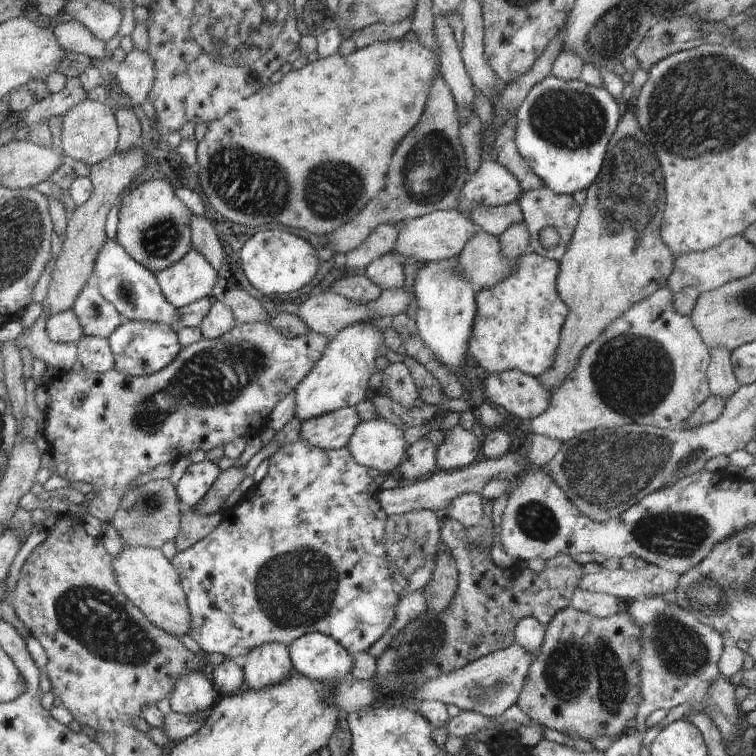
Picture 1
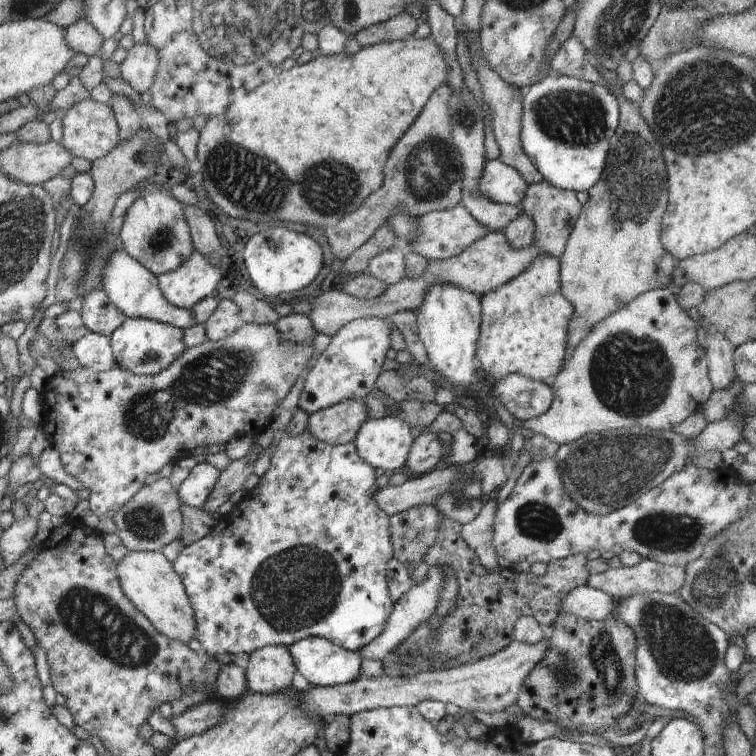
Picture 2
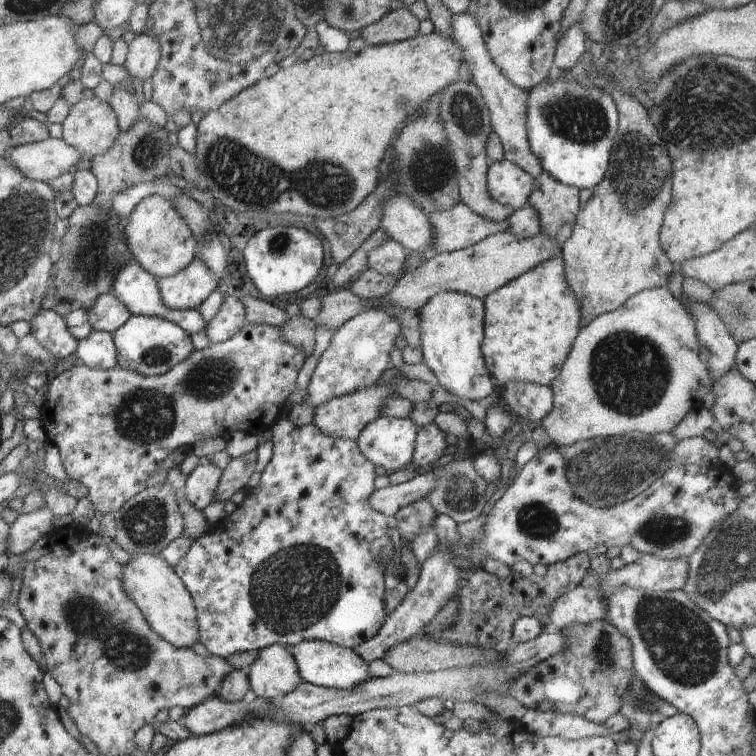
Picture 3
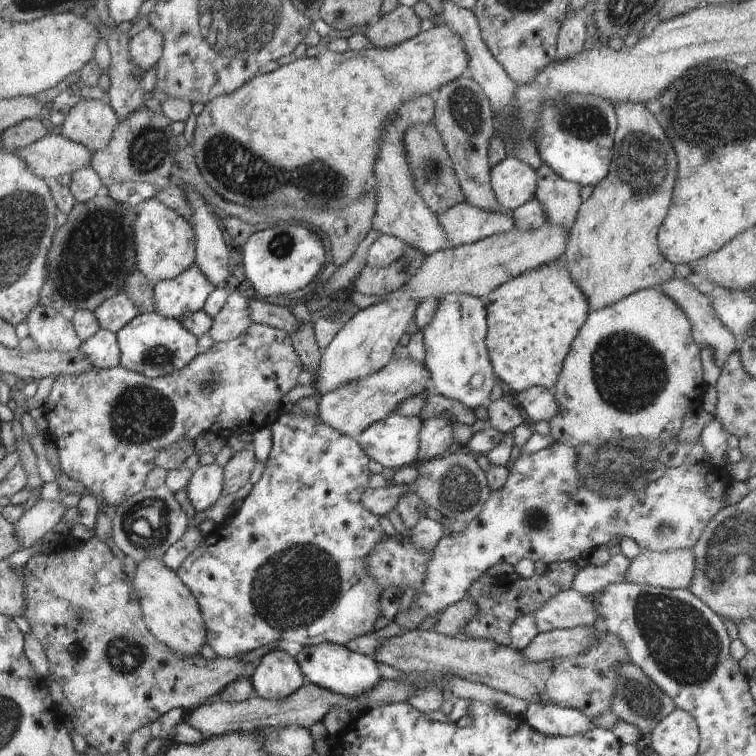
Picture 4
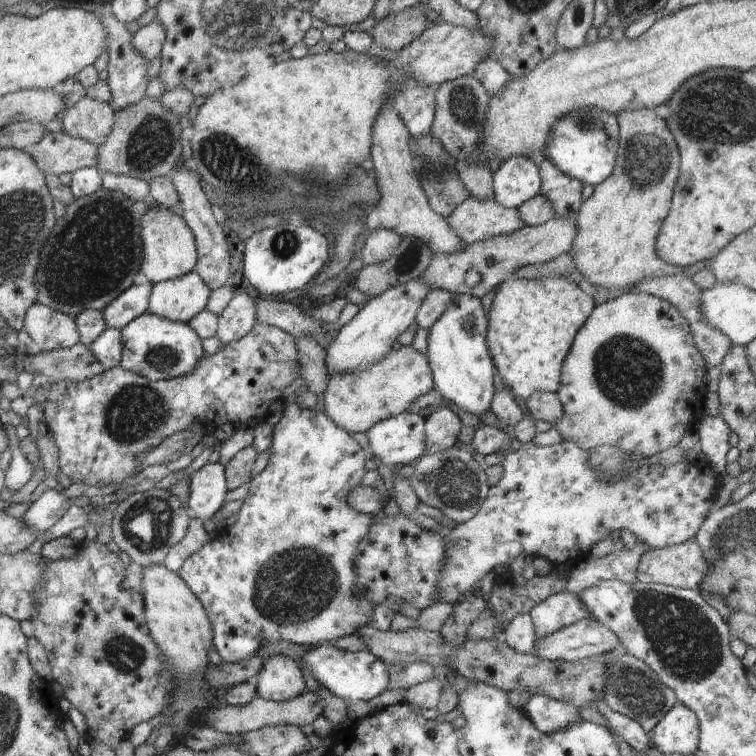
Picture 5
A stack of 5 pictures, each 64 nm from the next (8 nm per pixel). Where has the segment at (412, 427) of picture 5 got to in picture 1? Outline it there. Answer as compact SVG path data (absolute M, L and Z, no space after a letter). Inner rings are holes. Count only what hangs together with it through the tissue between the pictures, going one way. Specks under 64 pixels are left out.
M381 418L359 422L347 442L351 458L359 466L379 470L379 474L395 474L405 452L403 446L405 438L401 428Z

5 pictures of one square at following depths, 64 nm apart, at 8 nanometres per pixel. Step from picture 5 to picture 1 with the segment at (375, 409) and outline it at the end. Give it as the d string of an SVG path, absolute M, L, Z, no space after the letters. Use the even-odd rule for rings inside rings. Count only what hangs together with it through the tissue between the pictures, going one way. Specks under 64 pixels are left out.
M343 406L323 416L305 420L299 430L299 438L305 438L305 442L323 450L339 450L347 446L357 424L359 416L355 412L355 406Z

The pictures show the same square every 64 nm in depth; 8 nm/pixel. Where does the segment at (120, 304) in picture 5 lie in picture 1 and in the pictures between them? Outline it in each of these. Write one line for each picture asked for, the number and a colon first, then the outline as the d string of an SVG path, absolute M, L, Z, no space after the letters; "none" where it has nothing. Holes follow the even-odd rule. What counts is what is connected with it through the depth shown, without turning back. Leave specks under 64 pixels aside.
1: M85 286L79 292L71 312L75 314L83 336L97 336L107 340L111 332L125 322L123 316L117 314L115 308L101 298L97 288L91 286Z
2: M103 290L87 292L85 296L81 296L79 302L81 302L79 306L81 322L91 334L111 336L111 332L115 332L125 322L123 312L119 312L119 308L111 304L111 300L105 296Z
3: M103 294L95 298L93 308L85 312L93 332L107 332L107 334L113 334L131 318L131 312L127 312L125 306L119 304L119 300L113 294Z
4: M121 292L117 296L103 300L99 304L99 308L93 310L93 316L95 316L99 328L113 332L113 334L117 334L137 314L139 314L137 306L129 298L125 298L125 294L121 294Z

